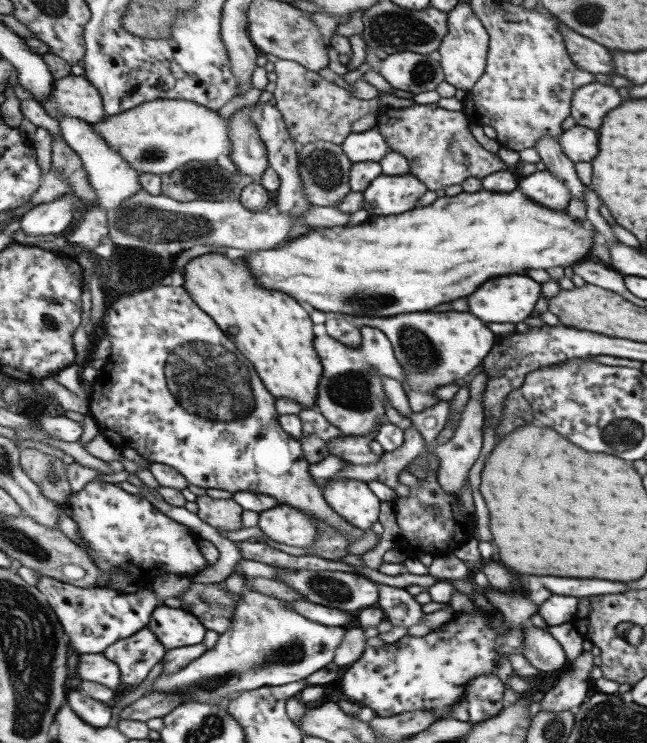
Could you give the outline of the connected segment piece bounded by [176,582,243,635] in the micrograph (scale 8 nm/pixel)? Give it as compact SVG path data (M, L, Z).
M191 583L186 592L180 595L179 600L184 603L184 608L189 611L193 616L196 616L206 630L214 630L220 635L229 628L235 605L243 596L242 592L238 594L230 594L226 591L225 586L222 584L205 584Z

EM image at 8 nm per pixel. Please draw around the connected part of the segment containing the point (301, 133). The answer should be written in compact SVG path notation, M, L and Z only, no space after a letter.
M278 59L269 68L275 72L275 89L272 93L274 108L281 114L287 132L294 143L307 144L323 140L341 144L352 132L351 125L357 119L378 109L375 99L361 100L351 91L323 79L317 72L311 72L292 60Z

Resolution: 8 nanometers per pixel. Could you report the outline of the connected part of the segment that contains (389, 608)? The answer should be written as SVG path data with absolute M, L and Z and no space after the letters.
M373 583L373 586L377 586L377 606L393 626L407 629L421 622L424 615L421 605L405 589L379 583Z

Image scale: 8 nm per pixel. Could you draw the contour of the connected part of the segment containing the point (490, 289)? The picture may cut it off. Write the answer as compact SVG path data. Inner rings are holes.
M501 276L501 278L493 278L493 280L487 280L485 284L481 284L481 288L477 288L477 292L467 296L467 304L469 304L469 312L483 322L517 324L531 314L535 302L539 298L539 292L539 284L527 276Z

